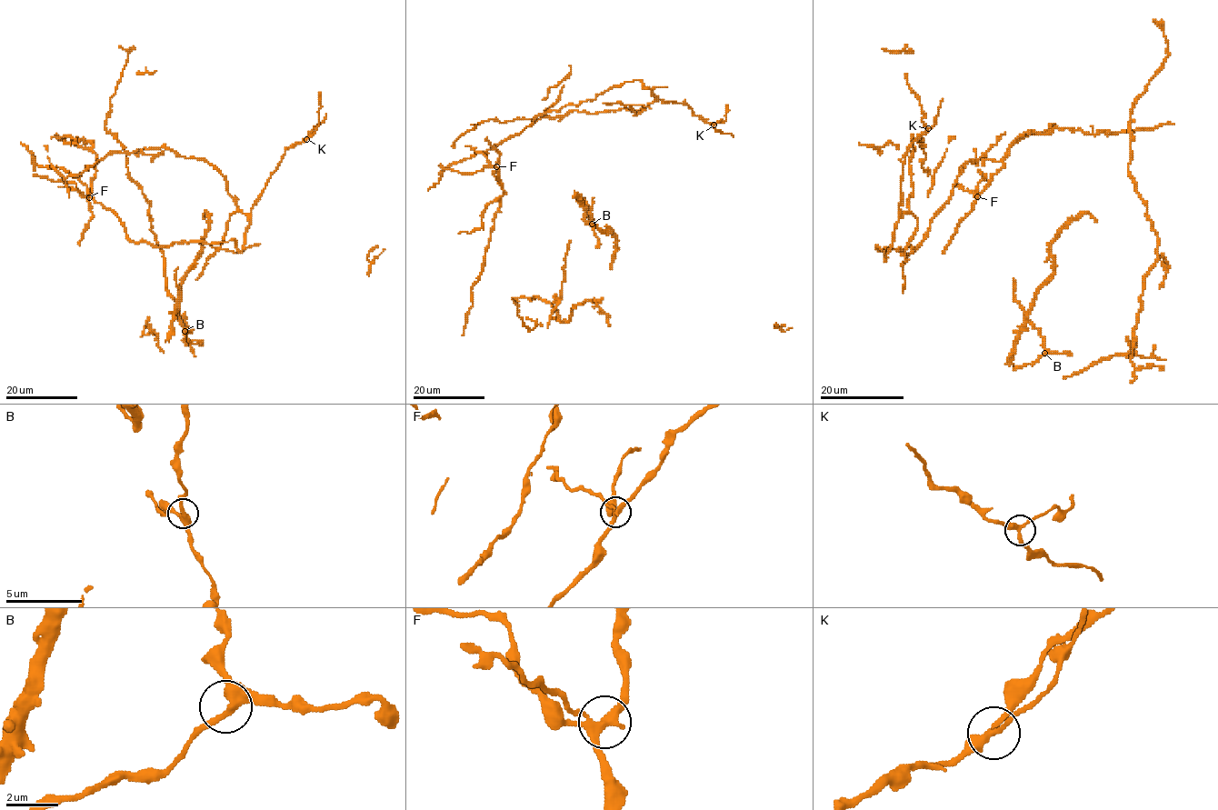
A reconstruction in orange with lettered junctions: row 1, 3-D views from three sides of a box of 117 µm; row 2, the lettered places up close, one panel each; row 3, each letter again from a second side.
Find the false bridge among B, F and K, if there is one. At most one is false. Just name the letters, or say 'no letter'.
F

